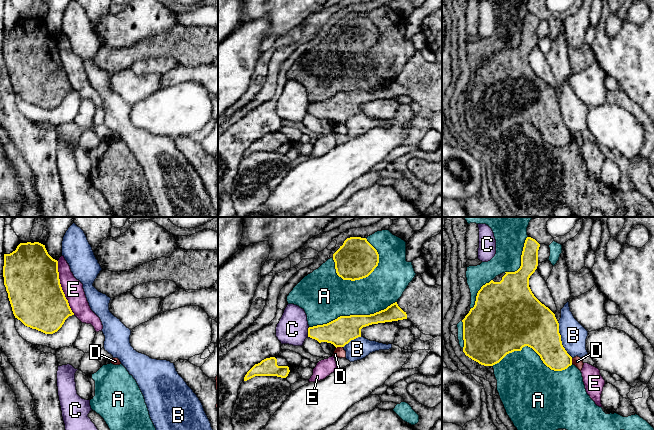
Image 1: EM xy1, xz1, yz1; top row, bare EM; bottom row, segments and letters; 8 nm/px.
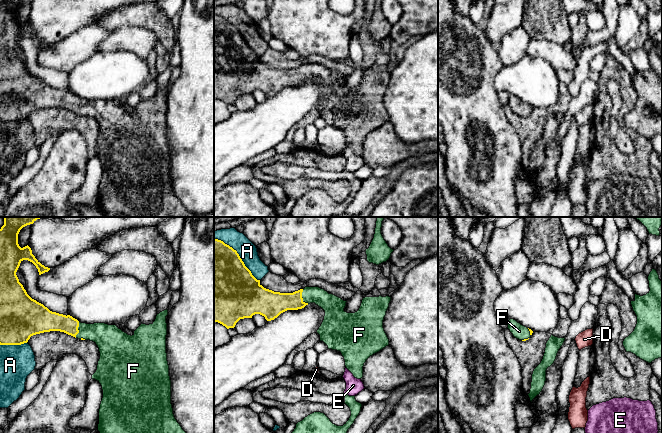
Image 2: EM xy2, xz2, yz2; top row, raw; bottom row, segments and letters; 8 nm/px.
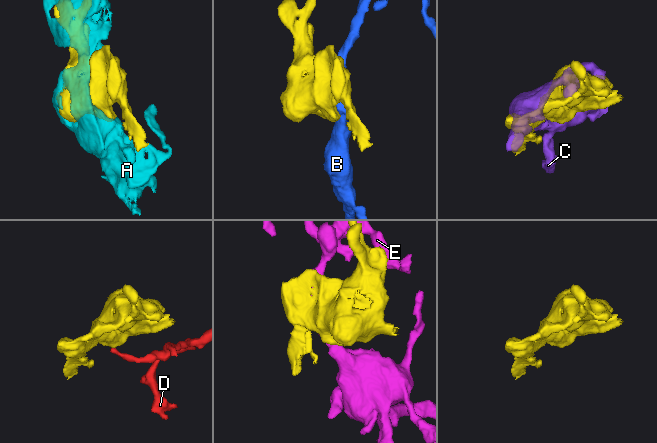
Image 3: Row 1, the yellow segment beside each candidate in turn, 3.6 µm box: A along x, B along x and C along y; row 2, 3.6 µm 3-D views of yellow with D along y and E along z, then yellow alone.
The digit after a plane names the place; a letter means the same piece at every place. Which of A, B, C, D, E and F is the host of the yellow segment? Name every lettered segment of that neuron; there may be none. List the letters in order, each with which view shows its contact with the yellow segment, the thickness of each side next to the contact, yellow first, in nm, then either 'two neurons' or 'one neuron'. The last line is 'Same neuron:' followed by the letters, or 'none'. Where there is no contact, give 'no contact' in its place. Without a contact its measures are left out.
A: xz1 | 220/360 nm | two neurons
B: yz1 | 360/200 nm | two neurons
C: xz1 | 220/240 nm | two neurons
D: xz1 | 220/90 nm | two neurons
E: xy1 | 440/160 nm | two neurons
F: xz2 | 220/160 nm | one neuron
Same neuron: F

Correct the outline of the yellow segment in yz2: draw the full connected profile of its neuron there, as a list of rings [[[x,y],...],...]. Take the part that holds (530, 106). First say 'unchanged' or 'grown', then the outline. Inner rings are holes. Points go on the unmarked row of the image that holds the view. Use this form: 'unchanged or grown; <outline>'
grown; [[[514,95],[509,96],[509,100],[507,104],[510,106],[510,108],[513,110],[515,114],[522,117],[528,116],[533,109],[531,105],[521,101]]]

